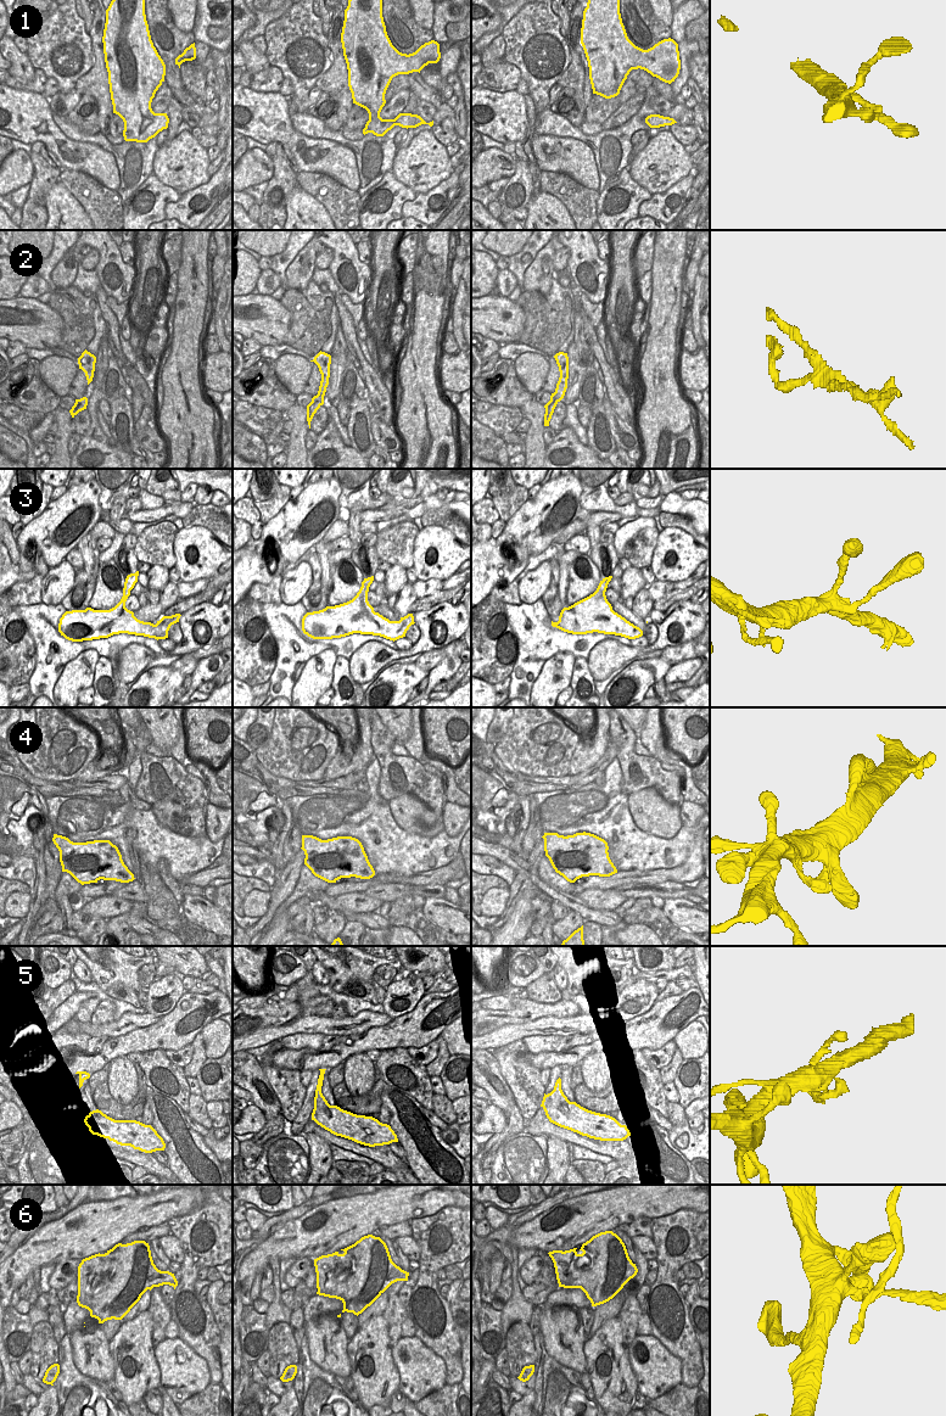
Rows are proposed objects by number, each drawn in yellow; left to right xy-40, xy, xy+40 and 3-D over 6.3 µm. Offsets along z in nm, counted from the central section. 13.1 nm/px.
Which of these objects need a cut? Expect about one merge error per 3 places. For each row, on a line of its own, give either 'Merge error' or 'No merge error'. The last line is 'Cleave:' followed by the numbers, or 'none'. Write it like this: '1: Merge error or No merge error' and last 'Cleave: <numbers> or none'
1: No merge error
2: Merge error
3: No merge error
4: No merge error
5: No merge error
6: Merge error
Cleave: 2, 6.

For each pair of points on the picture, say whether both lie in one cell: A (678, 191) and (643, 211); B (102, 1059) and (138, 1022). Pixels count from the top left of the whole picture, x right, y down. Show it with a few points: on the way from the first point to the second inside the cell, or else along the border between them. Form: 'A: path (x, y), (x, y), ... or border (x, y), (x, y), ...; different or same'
A: path (670, 194), (655, 207), (651, 207); same
B: border (155, 1022), (110, 1037); different

